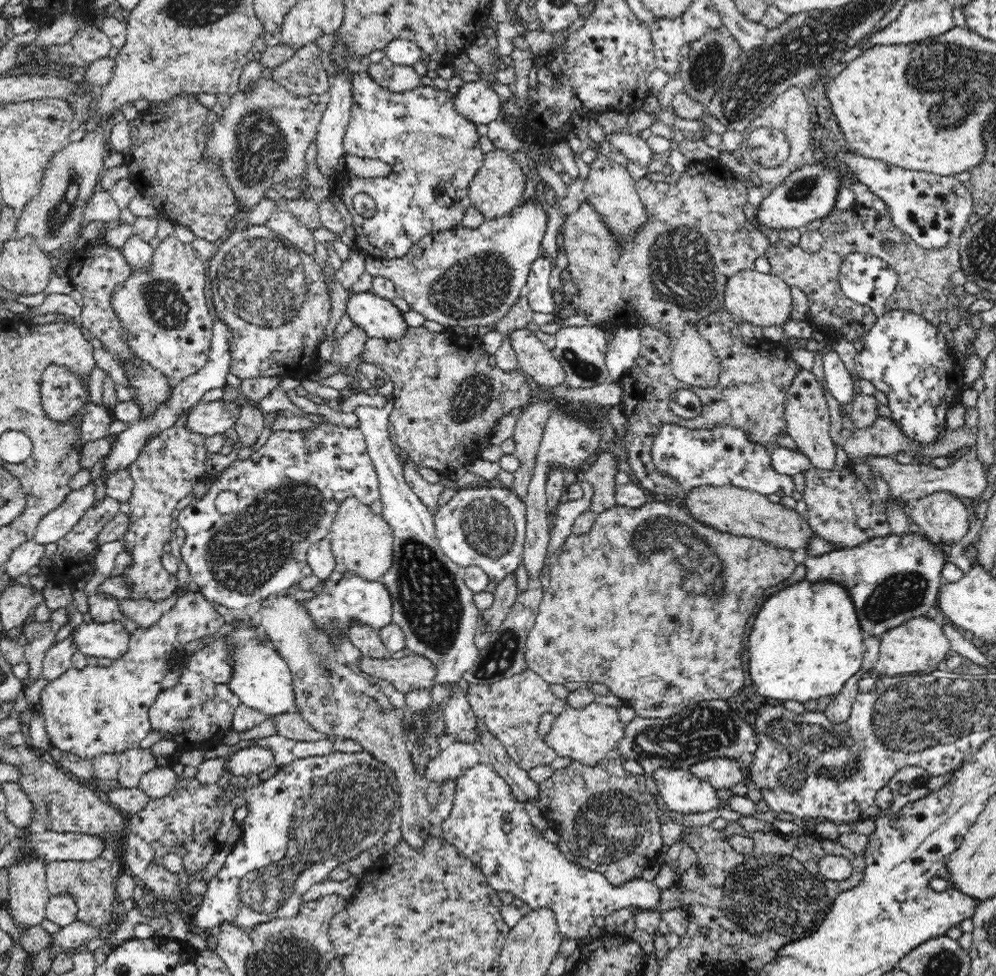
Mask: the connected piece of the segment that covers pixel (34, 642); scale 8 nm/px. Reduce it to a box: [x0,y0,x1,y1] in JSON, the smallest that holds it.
[24,608,68,685]

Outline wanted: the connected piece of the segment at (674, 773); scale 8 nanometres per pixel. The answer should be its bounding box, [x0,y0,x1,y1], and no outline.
[653,768,722,814]

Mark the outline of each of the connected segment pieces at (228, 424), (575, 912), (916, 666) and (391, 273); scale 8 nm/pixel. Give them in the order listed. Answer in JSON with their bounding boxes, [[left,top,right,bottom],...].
[[188,400,241,437],[442,760,661,940],[874,616,951,677],[365,202,549,329]]

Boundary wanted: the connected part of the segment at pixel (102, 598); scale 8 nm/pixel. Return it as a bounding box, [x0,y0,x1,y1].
[87,591,146,634]

